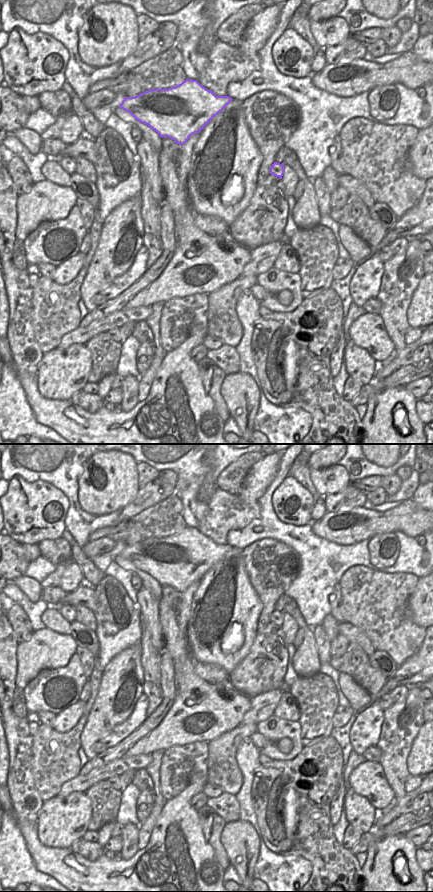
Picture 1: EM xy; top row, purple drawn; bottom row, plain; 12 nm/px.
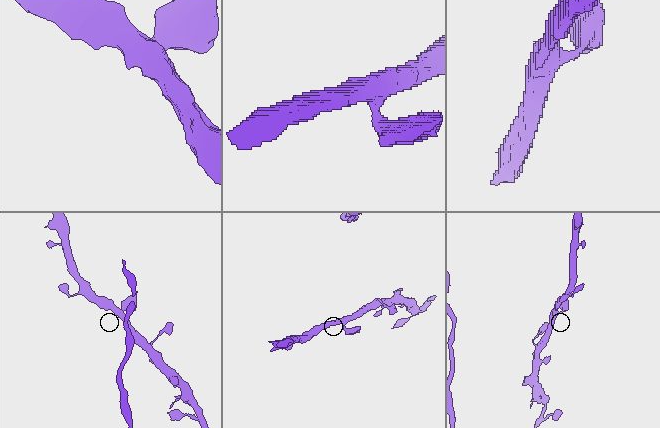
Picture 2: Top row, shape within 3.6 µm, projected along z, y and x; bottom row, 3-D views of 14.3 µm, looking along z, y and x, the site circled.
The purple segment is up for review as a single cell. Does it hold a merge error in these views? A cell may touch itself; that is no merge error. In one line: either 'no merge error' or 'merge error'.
no merge error

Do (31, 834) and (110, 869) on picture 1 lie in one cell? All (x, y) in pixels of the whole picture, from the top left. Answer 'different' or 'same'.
same

